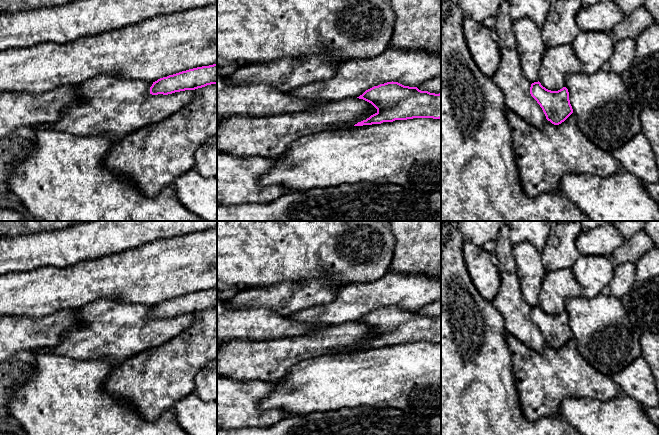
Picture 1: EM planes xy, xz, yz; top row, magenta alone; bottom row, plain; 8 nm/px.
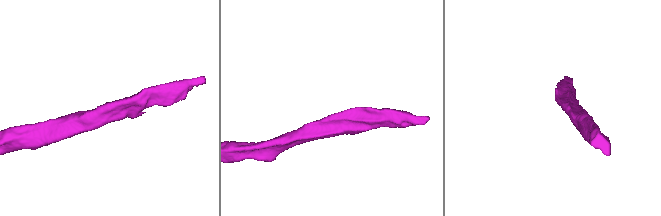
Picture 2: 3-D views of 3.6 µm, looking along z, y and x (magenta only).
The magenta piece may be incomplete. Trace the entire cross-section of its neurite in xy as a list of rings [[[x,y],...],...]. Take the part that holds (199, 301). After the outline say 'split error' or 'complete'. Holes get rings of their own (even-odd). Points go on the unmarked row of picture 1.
[[[217,287],[160,302],[153,306],[150,318],[168,319],[185,314],[195,314],[211,308],[217,308]]]; complete

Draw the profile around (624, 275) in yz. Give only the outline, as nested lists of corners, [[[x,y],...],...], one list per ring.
[[[628,262],[615,267],[614,277],[602,294],[612,295],[621,300],[633,285],[635,276],[636,265],[634,263]]]

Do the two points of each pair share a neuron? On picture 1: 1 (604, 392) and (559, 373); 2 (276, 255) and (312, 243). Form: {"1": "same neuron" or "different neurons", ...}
{"1": "same neuron", "2": "same neuron"}

